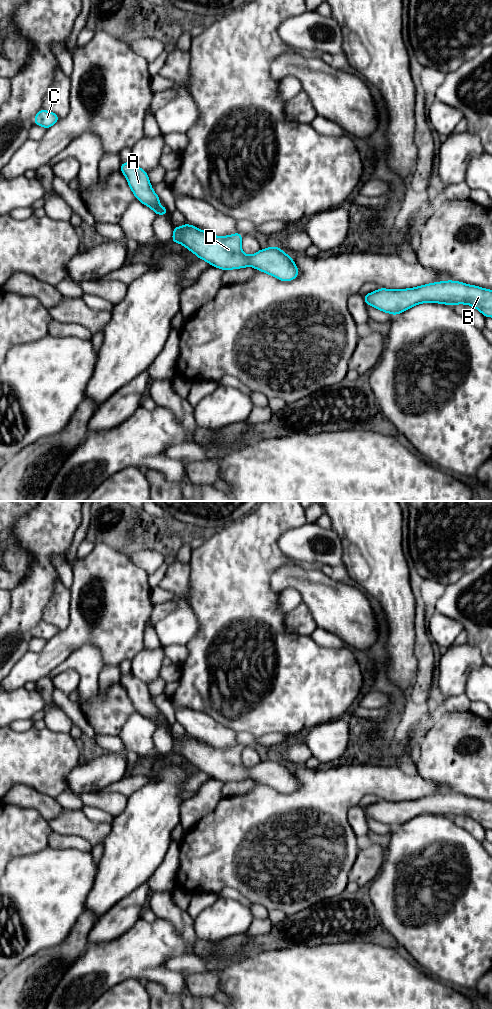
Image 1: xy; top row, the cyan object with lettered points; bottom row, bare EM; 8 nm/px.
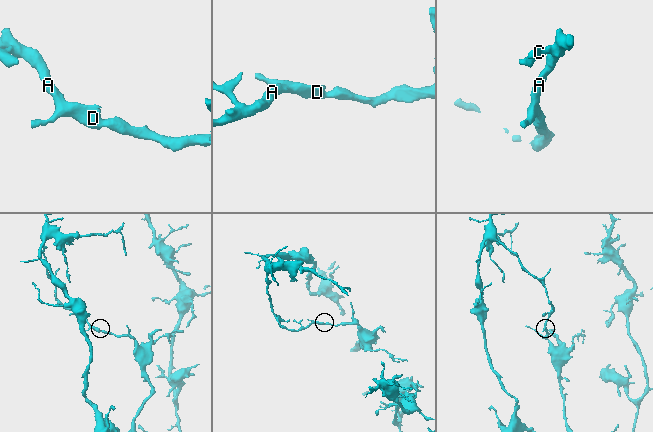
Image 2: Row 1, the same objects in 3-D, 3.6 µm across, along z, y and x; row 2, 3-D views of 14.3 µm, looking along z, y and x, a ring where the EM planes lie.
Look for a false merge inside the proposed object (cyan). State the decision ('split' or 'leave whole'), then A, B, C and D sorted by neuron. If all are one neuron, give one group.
leave whole; groups A B C D

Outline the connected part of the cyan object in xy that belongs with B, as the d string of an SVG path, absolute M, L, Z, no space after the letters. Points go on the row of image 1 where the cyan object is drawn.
M452 280L409 289L379 288L364 295L363 299L366 305L393 316L420 303L441 303L451 306L467 304L479 310L486 318L492 317L492 290Z

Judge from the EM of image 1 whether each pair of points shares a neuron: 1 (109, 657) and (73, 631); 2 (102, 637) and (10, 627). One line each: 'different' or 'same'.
1: same
2: different

